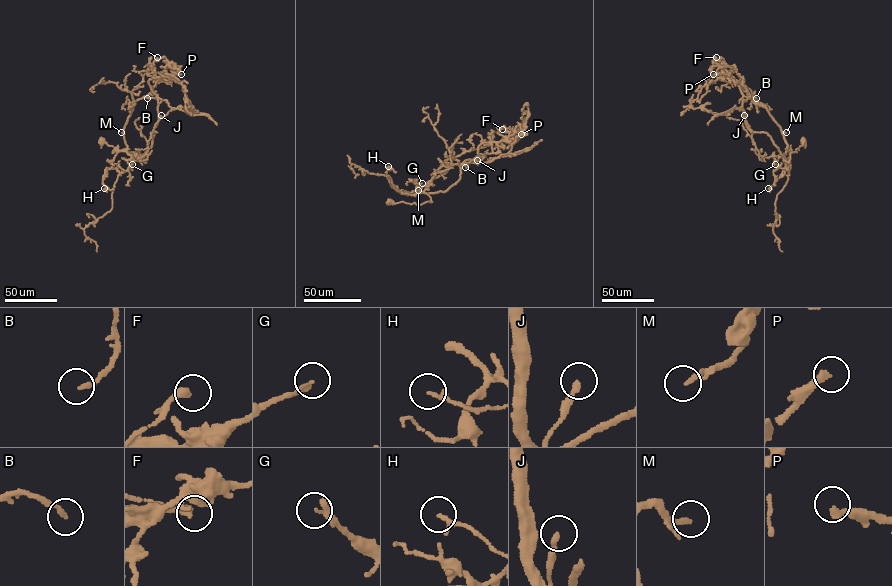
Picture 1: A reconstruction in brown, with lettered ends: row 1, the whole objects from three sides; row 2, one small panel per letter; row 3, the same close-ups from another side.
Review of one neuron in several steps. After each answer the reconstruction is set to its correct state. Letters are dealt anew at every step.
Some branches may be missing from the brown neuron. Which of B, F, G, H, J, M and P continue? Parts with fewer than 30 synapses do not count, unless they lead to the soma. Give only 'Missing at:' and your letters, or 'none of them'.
Missing at: M, P

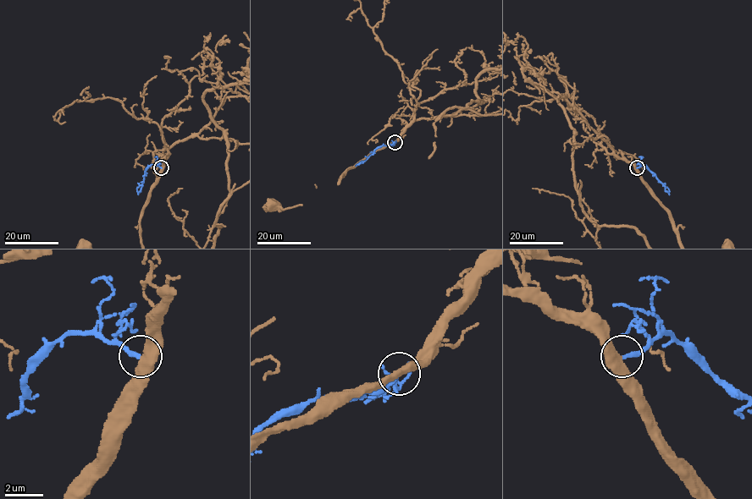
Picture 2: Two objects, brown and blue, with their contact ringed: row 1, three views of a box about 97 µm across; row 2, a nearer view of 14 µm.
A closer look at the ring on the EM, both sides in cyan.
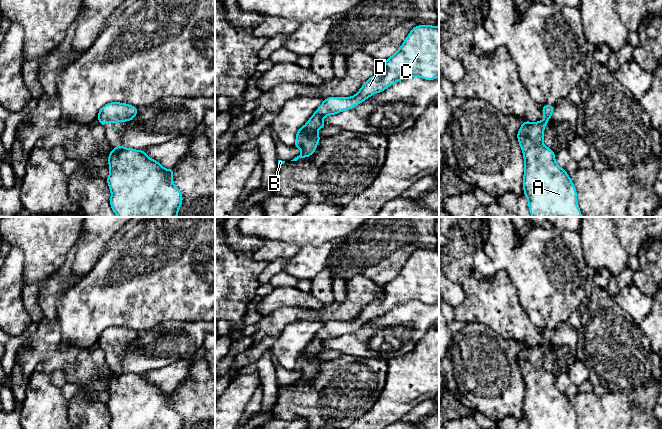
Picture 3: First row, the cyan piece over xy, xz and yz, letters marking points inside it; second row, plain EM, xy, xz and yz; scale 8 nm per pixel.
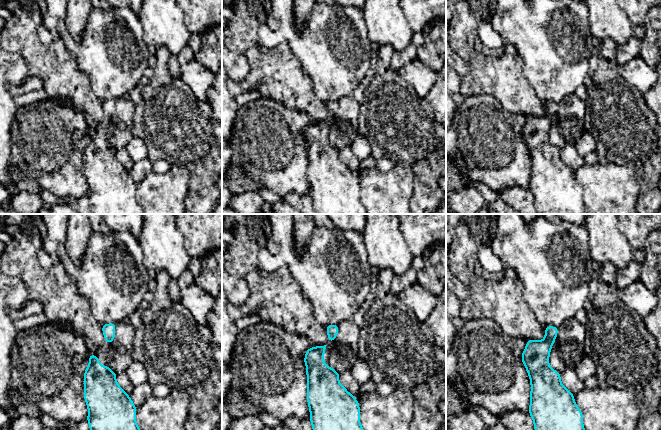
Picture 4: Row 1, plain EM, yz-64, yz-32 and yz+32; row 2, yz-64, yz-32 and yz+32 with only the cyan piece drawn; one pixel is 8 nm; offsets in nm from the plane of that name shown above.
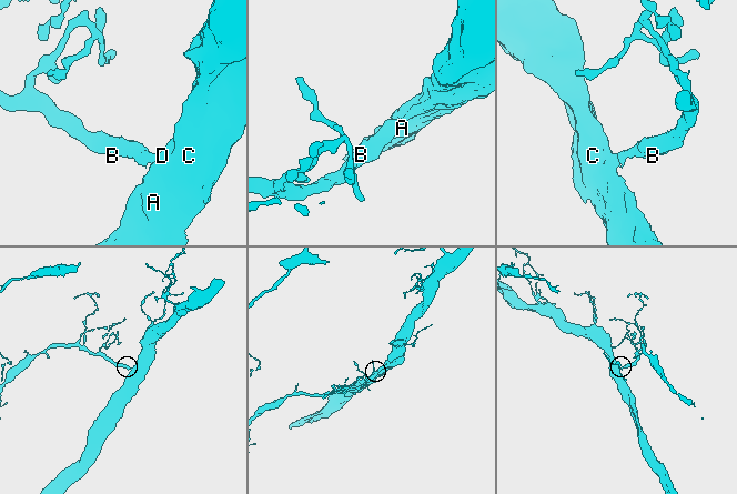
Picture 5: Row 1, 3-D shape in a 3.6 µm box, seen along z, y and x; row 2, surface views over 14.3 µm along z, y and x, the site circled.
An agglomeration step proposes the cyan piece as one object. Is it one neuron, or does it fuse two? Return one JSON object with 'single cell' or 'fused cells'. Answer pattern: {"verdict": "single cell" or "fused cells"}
{"verdict": "single cell"}

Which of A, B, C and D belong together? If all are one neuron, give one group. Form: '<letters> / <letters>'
A B C D

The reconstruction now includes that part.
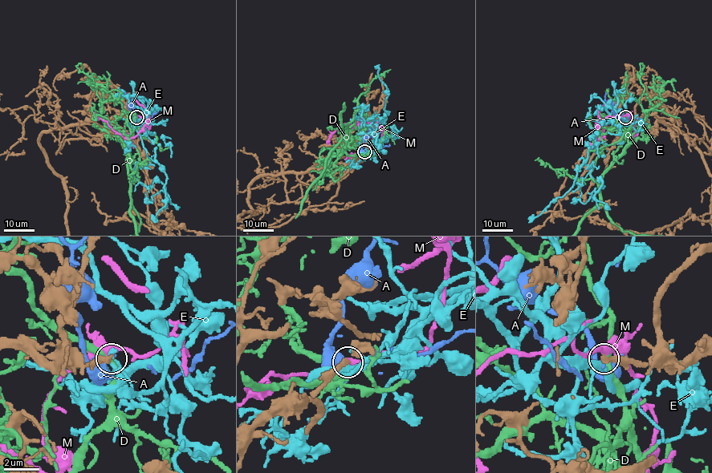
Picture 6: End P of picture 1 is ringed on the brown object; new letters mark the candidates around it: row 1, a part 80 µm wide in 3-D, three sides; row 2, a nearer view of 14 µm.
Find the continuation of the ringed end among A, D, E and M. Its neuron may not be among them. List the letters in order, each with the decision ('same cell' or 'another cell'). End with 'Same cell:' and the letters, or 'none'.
A: another cell
D: another cell
E: another cell
M: another cell
Same cell: none

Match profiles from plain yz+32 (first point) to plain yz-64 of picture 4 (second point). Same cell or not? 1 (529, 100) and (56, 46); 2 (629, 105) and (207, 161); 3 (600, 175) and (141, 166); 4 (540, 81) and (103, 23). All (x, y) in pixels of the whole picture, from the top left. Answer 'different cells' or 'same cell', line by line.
1: same cell
2: same cell
3: different cells
4: same cell

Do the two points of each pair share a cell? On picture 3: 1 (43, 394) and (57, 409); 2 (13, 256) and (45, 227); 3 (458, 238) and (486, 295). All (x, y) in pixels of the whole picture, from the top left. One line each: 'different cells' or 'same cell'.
1: same cell
2: different cells
3: same cell

